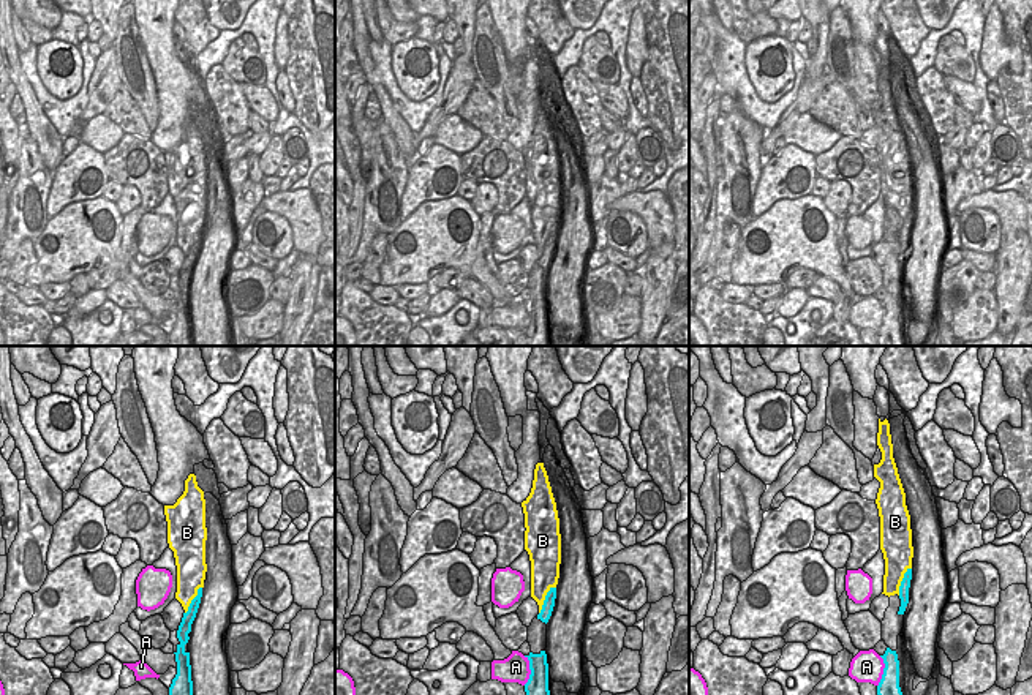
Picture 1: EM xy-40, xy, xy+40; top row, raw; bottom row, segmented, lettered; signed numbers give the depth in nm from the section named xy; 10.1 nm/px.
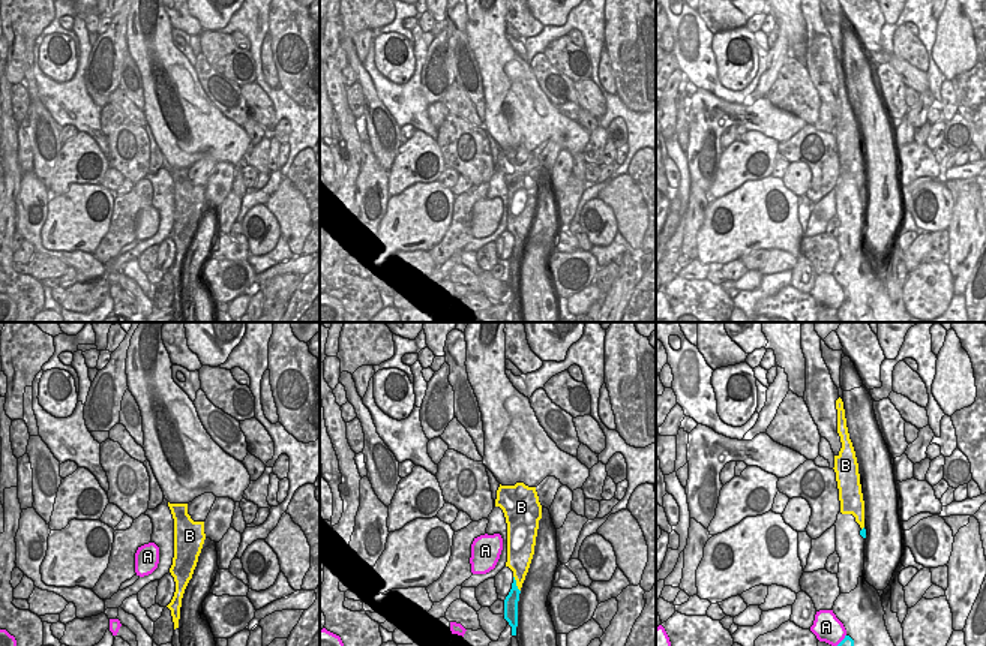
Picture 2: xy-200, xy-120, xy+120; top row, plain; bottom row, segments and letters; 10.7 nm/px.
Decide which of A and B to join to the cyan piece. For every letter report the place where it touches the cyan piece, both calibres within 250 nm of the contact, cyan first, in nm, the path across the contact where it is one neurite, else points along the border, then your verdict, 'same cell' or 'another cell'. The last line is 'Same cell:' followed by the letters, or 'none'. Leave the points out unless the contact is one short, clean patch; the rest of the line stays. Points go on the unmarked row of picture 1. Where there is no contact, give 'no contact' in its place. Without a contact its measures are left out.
A: xy (530, 315) | 240/280 nm | another cell
B: xy (546, 245) | 120/280 nm | same cell
Same cell: B

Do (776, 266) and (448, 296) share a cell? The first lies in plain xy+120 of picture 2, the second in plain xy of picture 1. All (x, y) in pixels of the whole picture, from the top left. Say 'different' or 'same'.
different

